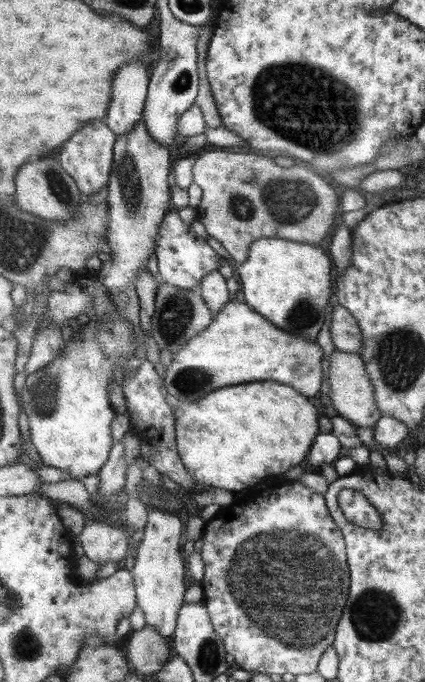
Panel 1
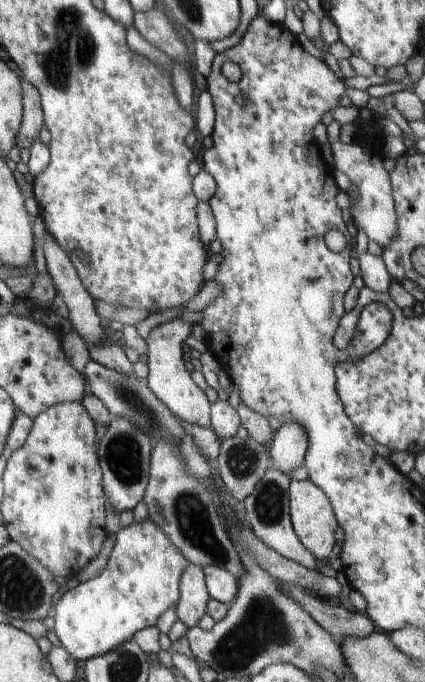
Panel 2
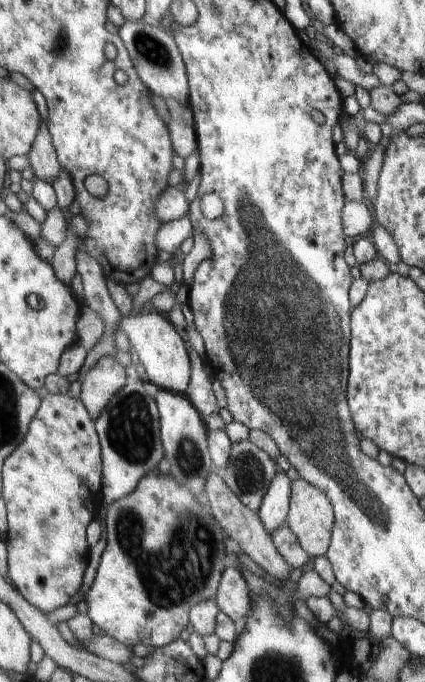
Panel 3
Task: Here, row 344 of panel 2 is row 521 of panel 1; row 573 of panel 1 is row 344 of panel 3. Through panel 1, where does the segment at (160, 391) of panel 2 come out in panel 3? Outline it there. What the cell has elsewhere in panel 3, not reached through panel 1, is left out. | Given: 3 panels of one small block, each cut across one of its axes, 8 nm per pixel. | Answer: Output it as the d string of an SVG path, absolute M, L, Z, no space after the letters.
M158 312L132 314L120 320L122 332L126 332L132 347L137 351L139 360L146 369L148 381L178 394L184 394L191 379L191 364L187 353L186 338L175 328L166 315Z

